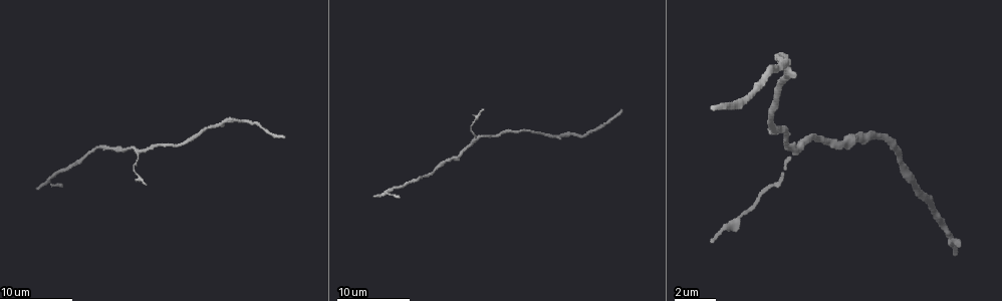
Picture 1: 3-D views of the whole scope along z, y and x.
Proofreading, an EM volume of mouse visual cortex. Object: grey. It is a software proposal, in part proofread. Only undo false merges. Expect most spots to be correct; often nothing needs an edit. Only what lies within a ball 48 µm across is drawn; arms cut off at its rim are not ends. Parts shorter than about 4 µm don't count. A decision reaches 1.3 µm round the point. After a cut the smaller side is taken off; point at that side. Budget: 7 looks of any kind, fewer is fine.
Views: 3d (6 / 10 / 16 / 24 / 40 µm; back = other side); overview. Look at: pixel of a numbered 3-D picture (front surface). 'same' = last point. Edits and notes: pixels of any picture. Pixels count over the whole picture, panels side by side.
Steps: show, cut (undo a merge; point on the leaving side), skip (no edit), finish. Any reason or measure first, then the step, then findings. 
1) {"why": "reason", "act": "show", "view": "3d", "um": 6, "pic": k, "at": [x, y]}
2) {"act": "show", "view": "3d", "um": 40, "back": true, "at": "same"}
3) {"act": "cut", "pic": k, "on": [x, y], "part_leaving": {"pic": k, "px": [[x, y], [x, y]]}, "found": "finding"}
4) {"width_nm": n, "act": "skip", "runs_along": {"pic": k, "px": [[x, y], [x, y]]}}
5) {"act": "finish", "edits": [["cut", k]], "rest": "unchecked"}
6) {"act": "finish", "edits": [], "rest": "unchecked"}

{"why": "calibre changes", "act": "show", "view": "3d", "um": 16, "pic": 1, "at": [232, 118]}

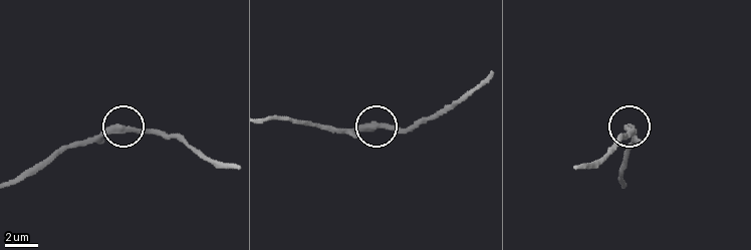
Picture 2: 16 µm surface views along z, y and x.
{"width_nm": 370, "act": "skip", "runs_along": {"pic": 2, "px": [[14, 182], [66, 150], [119, 129], [159, 133]]}, "found": "all the same neuron"}

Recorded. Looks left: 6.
{"why": "narrows sharply", "act": "show", "view": "3d", "um": 16, "pic": 1, "at": [109, 146]}

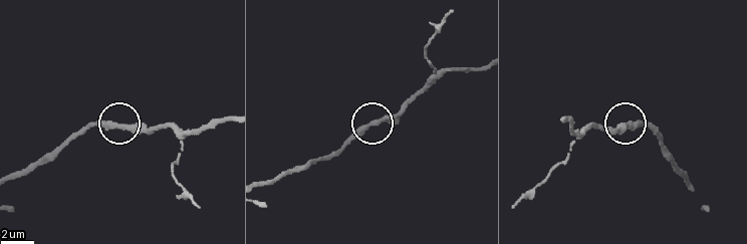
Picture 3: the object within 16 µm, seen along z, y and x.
{"act": "show", "view": "3d", "um": 6, "pic": 3, "at": [374, 124]}

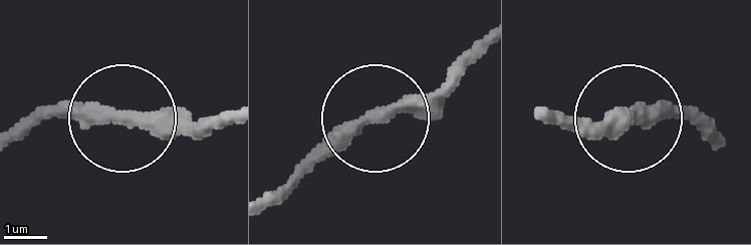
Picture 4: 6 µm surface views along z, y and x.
{"act": "skip", "found": "all the same neuron"}

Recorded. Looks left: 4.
{"why": "thin neck", "act": "show", "view": "3d", "um": 10, "pic": 1, "at": [87, 155]}

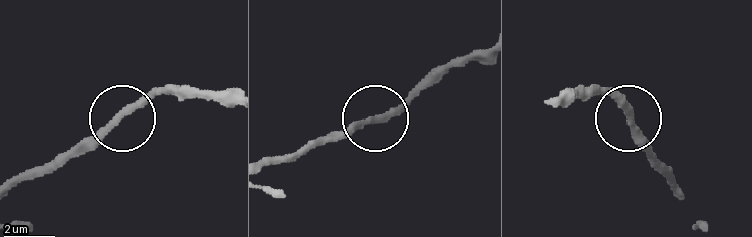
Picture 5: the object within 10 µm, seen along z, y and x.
{"why": "from behind", "act": "show", "view": "3d", "um": 10, "back": true, "pic": 5, "at": [369, 119]}

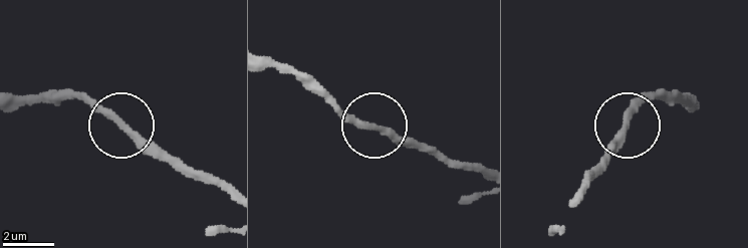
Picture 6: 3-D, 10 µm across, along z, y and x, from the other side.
{"width_nm": 260, "act": "skip", "runs_along": {"pic": 6, "px": [[700, 100], [641, 105], [595, 177]]}, "found": "all the same neuron"}

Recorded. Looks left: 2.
{"why": "three-way junction", "act": "show", "view": "3d", "um": 6, "pic": 1, "at": [138, 157]}

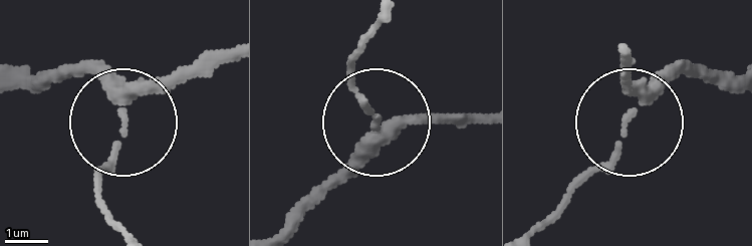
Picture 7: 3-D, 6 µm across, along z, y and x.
{"width_nm": 240, "act": "skip", "found": "continuous, no second neuron"}

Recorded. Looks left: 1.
{"act": "finish", "edits": [], "rest": "unchecked"}

